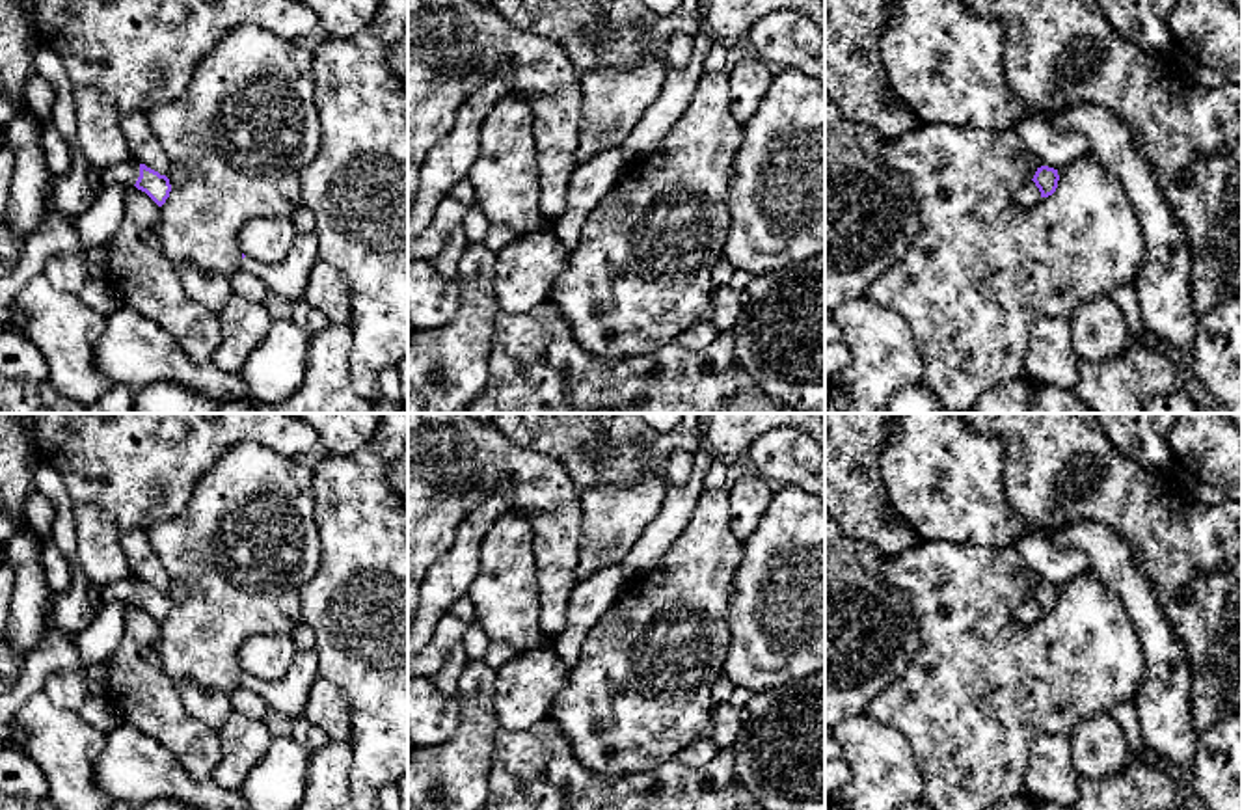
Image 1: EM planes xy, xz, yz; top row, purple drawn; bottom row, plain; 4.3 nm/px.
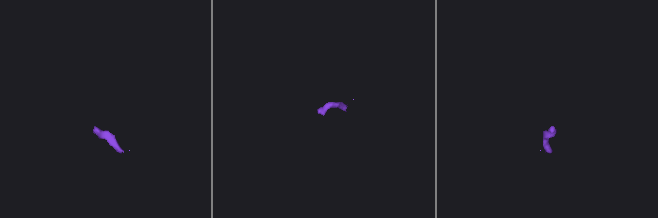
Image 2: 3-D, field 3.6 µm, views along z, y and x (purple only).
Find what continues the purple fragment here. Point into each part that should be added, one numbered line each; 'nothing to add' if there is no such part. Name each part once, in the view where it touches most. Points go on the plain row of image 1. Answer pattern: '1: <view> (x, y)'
1: xy (127, 589)

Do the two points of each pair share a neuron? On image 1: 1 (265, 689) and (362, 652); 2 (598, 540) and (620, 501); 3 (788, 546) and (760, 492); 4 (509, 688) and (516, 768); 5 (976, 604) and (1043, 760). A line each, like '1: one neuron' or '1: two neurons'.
1: two neurons
2: one neuron
3: two neurons
4: two neurons
5: two neurons

